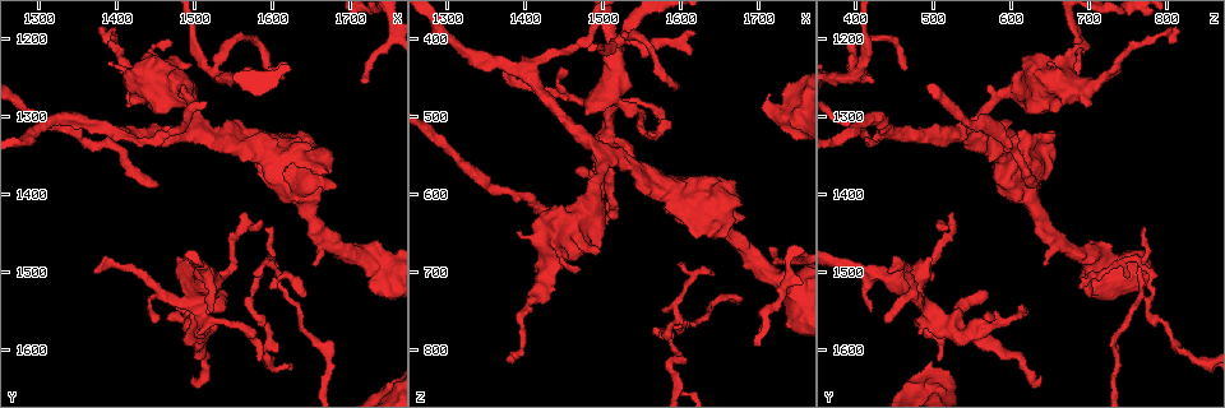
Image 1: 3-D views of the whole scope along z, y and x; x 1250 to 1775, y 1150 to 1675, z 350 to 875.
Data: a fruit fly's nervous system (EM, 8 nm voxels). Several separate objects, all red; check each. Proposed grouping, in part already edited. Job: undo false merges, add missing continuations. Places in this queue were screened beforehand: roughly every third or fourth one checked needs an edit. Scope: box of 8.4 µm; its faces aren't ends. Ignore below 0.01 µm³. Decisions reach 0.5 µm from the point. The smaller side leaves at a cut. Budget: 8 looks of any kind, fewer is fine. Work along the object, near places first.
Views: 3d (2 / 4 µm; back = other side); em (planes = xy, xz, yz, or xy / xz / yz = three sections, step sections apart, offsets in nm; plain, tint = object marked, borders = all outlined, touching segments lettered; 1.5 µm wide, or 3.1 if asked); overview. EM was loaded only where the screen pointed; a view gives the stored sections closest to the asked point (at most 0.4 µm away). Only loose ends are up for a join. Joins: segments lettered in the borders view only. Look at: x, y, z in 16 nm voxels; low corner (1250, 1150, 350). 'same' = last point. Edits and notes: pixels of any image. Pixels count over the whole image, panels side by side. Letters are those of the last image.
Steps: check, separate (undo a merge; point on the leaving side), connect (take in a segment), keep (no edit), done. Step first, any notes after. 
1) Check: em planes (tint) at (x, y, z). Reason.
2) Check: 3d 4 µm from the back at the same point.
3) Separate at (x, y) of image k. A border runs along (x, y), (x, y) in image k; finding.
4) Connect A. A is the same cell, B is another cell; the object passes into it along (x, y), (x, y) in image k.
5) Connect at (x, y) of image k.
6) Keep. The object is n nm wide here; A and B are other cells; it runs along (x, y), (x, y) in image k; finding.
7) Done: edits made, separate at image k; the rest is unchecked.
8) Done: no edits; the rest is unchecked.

Check: em xz step 4 (borders) at (1590, 1490, 765). Abrupt turn.

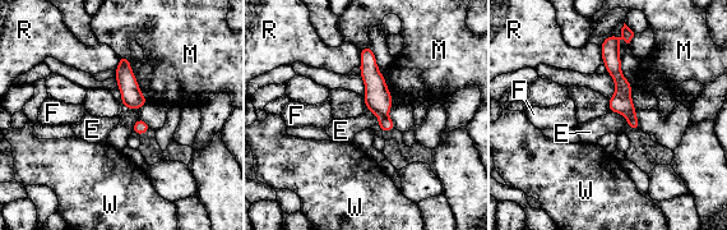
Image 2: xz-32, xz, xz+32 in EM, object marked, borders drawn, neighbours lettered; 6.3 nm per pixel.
Separate at (385, 124) of image 2. The object is 70 nm wide here; E, F, M, R and W are other cells; a border runs along (385, 115), (379, 118) in image 2; two cells meet here.

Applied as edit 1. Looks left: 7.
Check: em xy step 4 (tint) at (1490, 1235, 675). Thick end.

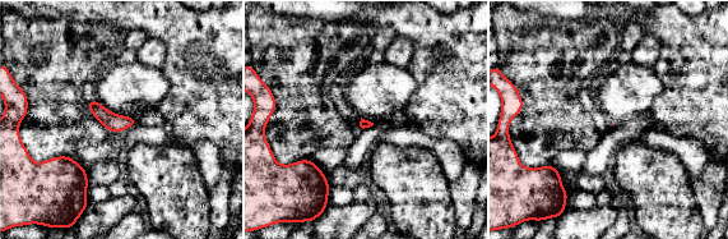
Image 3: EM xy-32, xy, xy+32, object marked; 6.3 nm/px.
Check: em planes (borders) at the same point. Cut it another way.

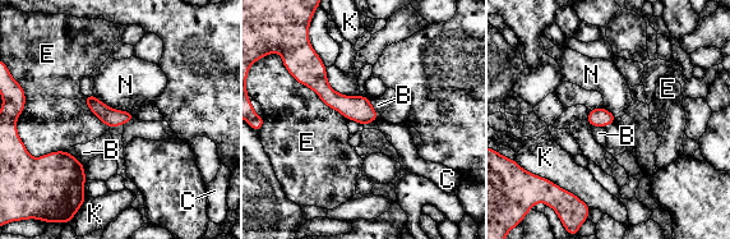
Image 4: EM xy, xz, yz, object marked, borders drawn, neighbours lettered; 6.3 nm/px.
Keep. The longest contact is with E, 500 nm; B, C, E, K and N are other cells; none of them fits.

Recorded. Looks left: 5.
Done: edits made, separate at image 2; the rest is unchecked.

